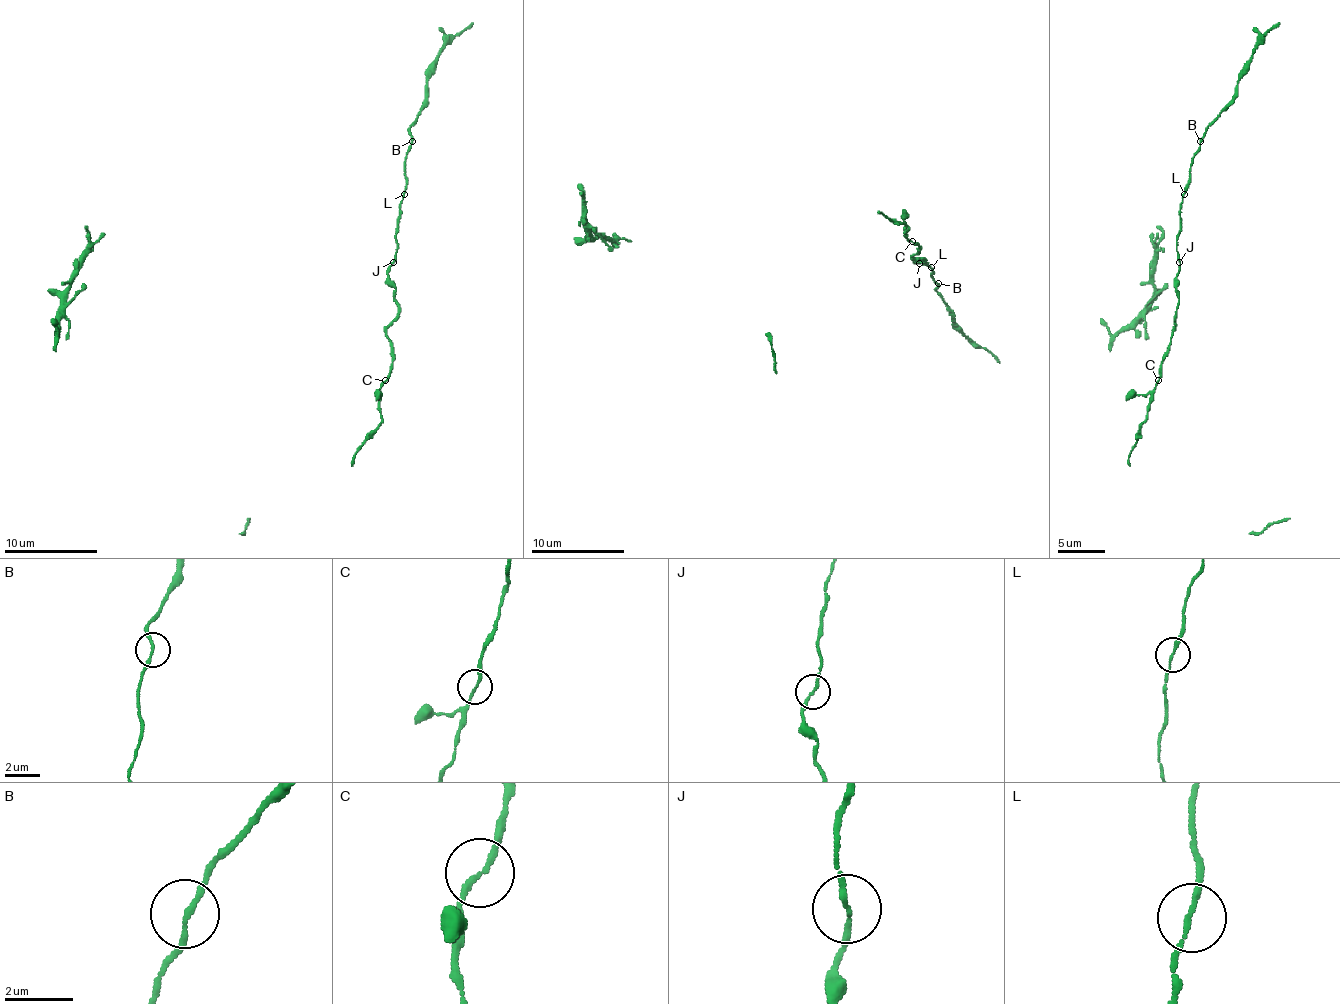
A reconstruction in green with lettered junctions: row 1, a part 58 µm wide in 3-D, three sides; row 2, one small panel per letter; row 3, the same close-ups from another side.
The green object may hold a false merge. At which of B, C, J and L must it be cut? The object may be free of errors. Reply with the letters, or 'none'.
B

